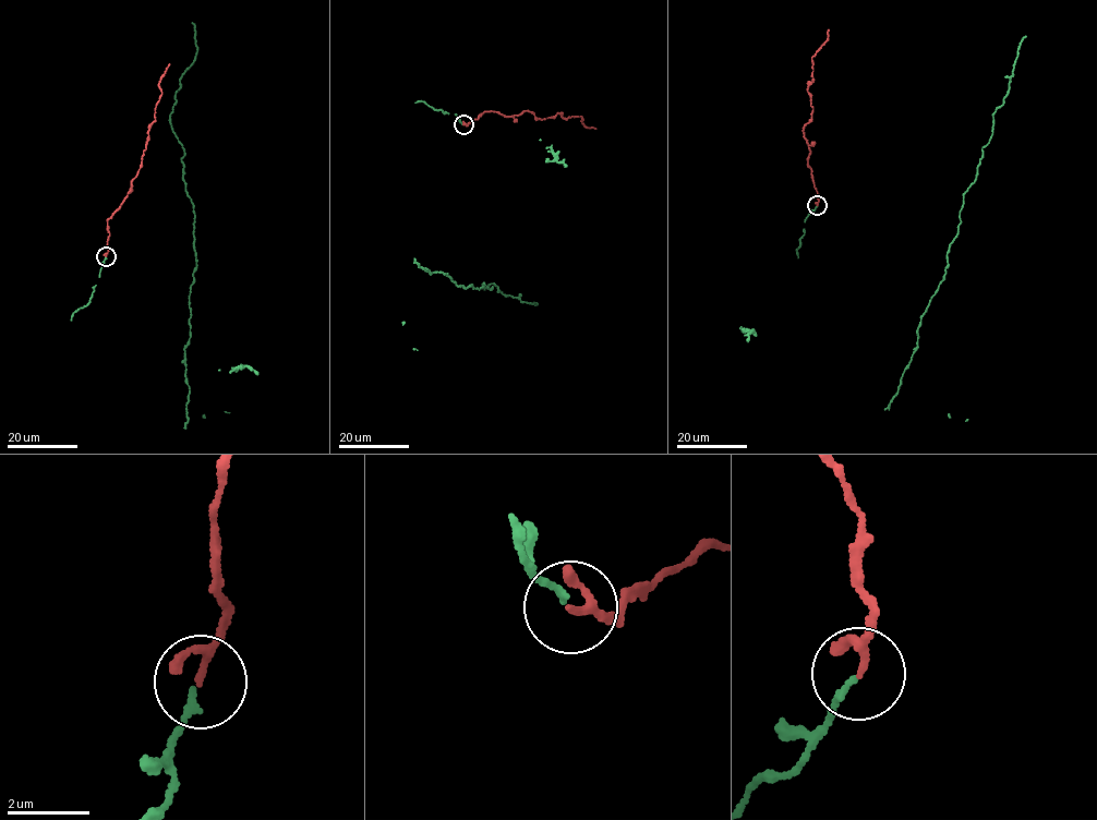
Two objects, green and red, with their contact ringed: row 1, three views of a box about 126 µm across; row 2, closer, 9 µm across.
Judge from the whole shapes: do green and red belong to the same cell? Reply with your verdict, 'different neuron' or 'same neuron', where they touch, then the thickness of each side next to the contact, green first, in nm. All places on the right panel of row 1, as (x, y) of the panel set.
same neuron; at (817, 205); 140 nm thick on the green side, 130 nm on the other

